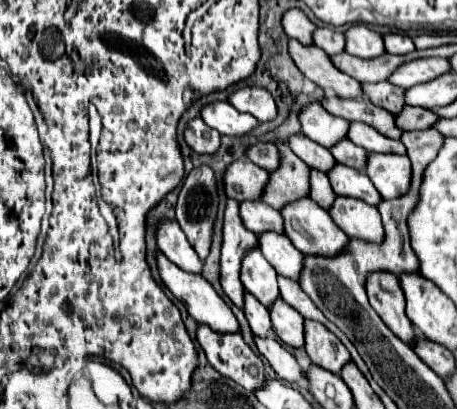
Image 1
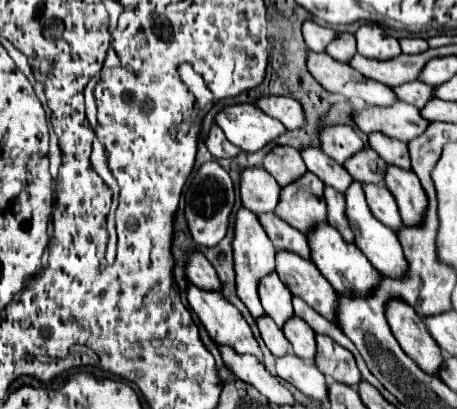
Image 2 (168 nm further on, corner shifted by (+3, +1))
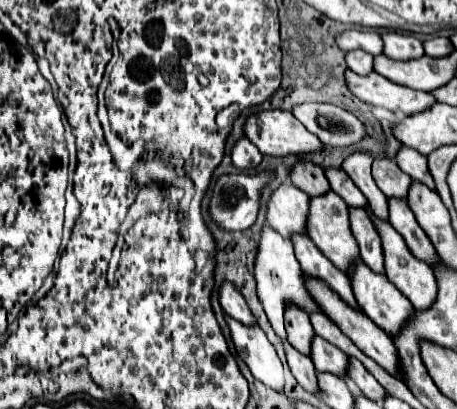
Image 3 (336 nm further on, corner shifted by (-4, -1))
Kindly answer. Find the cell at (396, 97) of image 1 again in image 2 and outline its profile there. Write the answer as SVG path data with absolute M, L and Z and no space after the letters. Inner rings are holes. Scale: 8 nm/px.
M406 83L402 87L394 87L396 95L400 101L406 101L406 103L412 103L414 107L422 109L426 107L428 101L434 99L434 87L432 85L426 85L426 83Z

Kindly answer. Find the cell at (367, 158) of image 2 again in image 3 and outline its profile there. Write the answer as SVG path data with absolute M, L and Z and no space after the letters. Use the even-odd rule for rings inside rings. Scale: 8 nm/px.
M377 157L373 161L373 179L377 187L387 195L387 197L407 197L407 189L411 185L411 177L399 169L399 165L387 157Z

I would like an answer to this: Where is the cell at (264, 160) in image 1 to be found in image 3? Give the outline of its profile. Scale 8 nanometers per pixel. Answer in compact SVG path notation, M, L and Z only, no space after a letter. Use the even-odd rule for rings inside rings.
M311 161L295 163L289 171L289 177L291 177L293 185L297 189L301 189L303 193L307 193L309 197L317 197L317 195L323 195L329 191L323 169L319 169L319 165L315 165Z

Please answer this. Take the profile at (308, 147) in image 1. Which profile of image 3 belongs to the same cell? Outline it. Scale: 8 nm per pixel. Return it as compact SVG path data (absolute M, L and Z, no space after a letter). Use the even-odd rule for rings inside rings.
M325 169L325 177L331 185L331 189L349 205L349 207L365 207L367 199L363 197L363 193L359 193L359 187L353 185L351 177L347 177L347 173L343 173L343 169Z

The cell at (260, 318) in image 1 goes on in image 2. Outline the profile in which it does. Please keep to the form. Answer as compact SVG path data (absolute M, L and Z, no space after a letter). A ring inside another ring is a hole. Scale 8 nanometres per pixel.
M268 315L262 319L256 319L256 323L258 323L260 335L262 335L266 347L274 353L274 357L284 357L284 355L294 353L292 345L288 343L288 339L282 333L282 329L276 327L276 323L272 323L272 319Z

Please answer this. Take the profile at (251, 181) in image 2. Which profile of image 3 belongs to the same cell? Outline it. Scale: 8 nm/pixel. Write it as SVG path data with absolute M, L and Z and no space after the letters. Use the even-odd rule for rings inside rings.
M279 185L279 189L275 189L267 201L267 223L283 237L303 233L307 201L309 197L303 195L303 191L295 185Z

